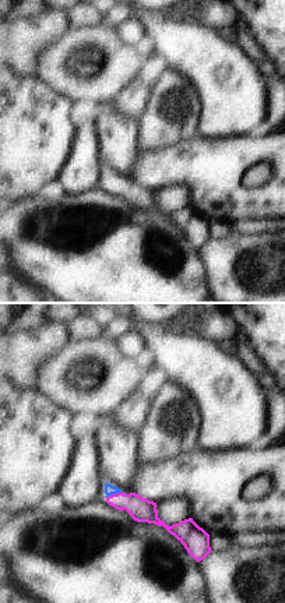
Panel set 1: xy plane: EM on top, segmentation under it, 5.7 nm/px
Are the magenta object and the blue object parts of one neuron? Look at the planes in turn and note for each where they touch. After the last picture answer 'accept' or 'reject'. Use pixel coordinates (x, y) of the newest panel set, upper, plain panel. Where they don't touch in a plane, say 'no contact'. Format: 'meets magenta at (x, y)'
meets magenta at (113, 182)

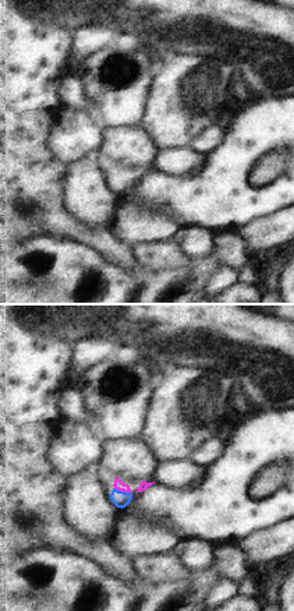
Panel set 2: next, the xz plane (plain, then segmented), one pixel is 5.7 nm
meets magenta at (123, 177)

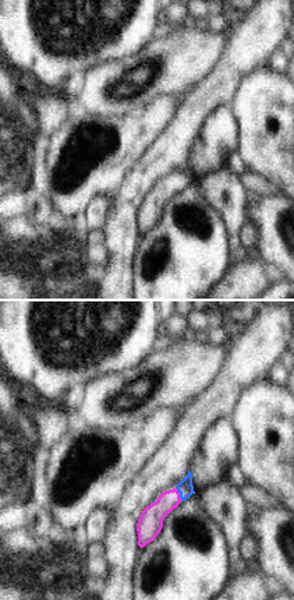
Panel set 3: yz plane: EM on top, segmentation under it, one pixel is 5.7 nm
meets magenta at (179, 182)

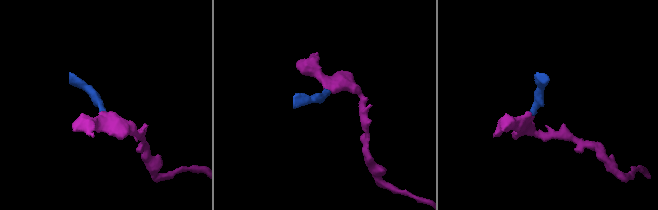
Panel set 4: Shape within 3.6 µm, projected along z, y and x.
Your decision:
accept

